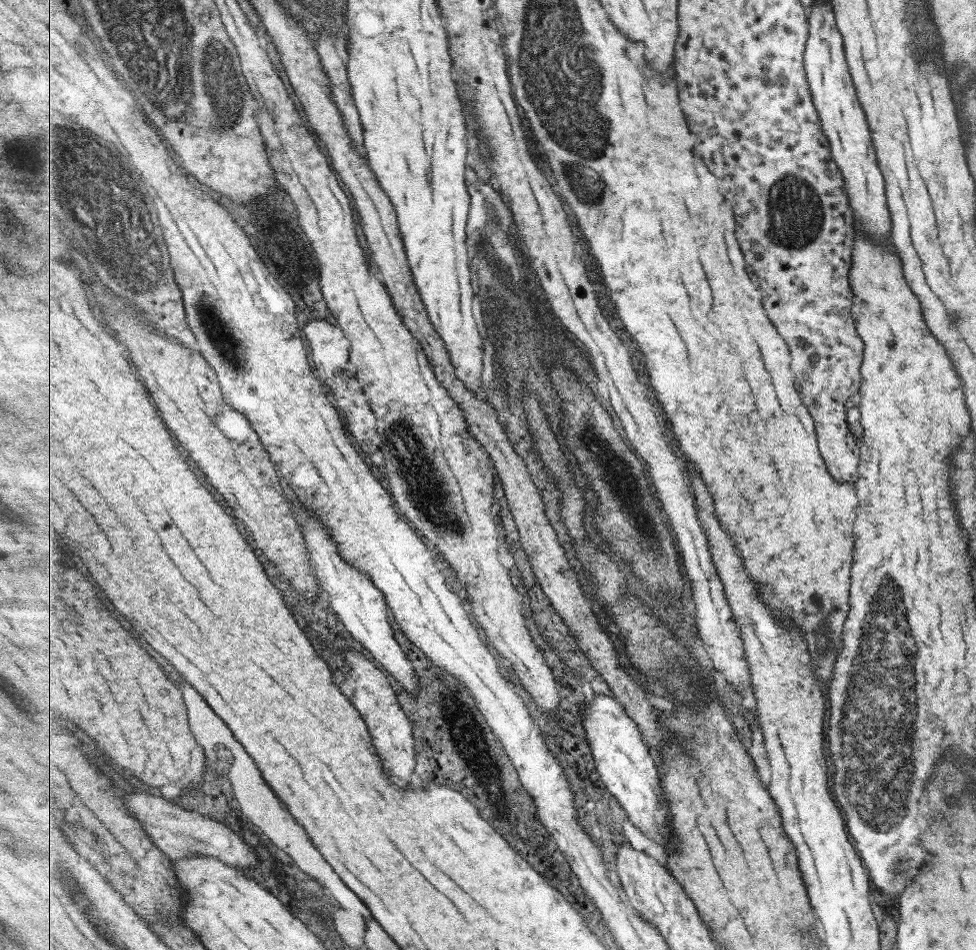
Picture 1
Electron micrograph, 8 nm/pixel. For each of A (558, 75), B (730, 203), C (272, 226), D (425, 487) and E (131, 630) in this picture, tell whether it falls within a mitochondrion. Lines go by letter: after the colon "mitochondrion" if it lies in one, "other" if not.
A: mitochondrion
B: other
C: other
D: mitochondrion
E: other

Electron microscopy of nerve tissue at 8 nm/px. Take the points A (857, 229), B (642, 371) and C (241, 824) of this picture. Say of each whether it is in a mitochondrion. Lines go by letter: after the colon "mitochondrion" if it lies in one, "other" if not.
A: other
B: other
C: other

